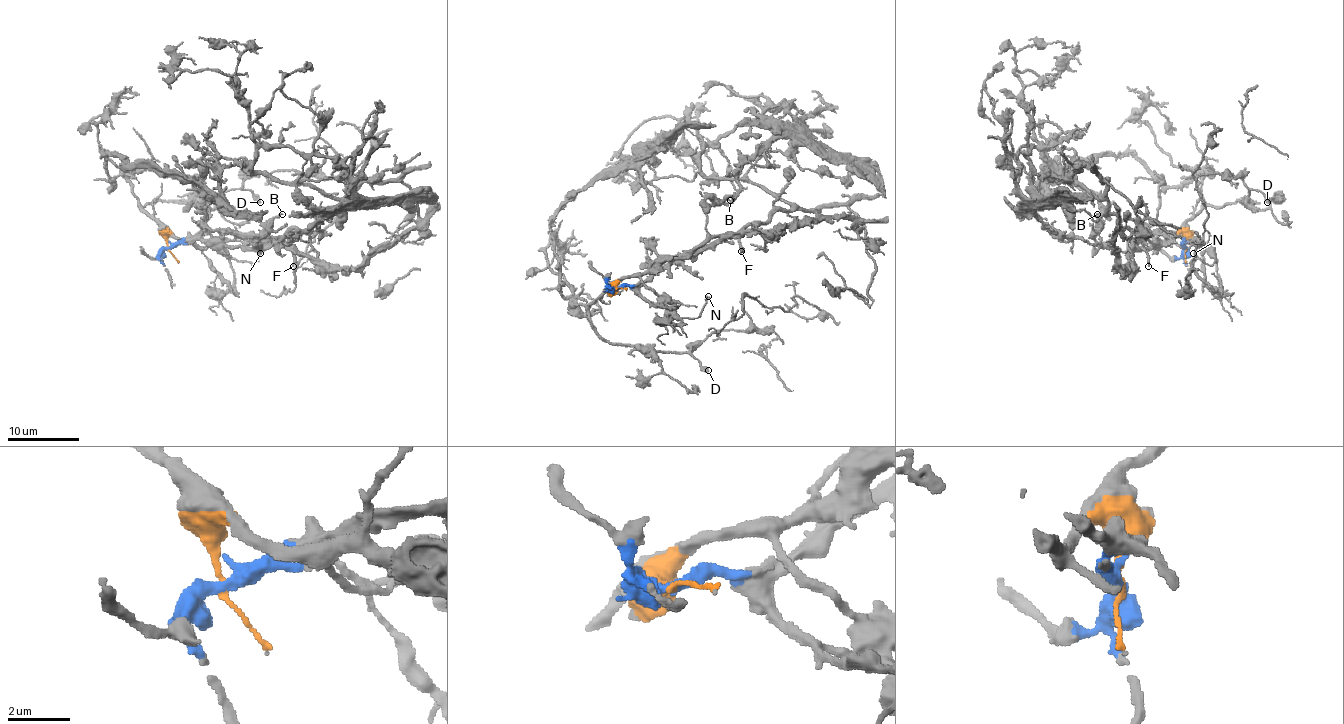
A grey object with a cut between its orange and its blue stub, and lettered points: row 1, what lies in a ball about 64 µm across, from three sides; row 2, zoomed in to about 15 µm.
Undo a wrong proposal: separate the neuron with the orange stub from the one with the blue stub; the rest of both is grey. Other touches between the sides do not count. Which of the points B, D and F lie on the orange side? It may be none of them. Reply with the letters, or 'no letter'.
B, D

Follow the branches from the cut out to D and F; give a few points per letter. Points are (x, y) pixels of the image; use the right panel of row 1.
D: (1186, 247), (1186, 222), (1202, 208), (1247, 201), (1250, 188), (1259, 190), (1268, 203)
F: (1186, 247), (1182, 240), (1168, 231), (1150, 235), (1134, 244), (1147, 255), (1148, 265)

